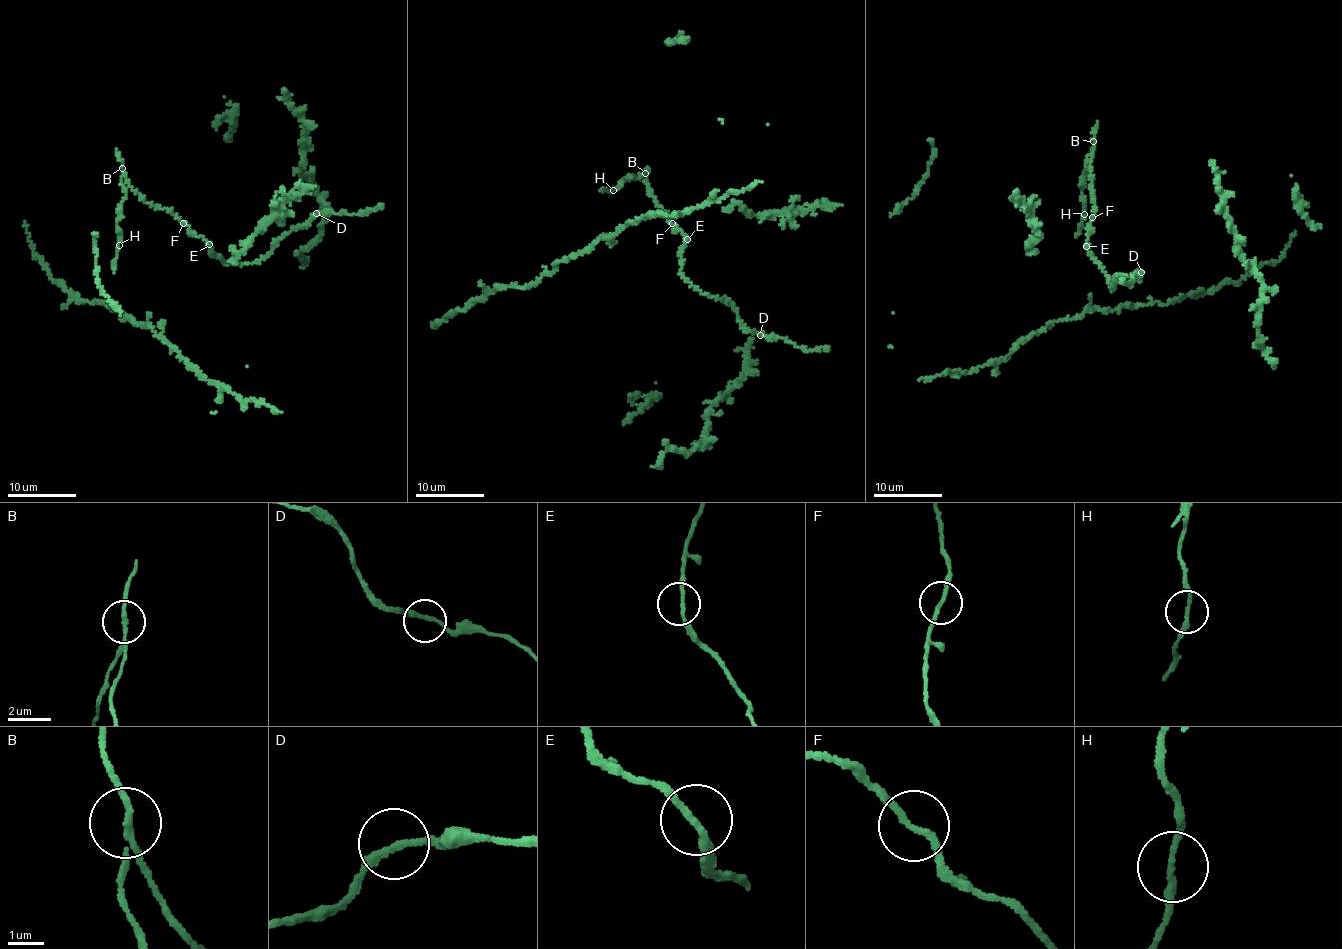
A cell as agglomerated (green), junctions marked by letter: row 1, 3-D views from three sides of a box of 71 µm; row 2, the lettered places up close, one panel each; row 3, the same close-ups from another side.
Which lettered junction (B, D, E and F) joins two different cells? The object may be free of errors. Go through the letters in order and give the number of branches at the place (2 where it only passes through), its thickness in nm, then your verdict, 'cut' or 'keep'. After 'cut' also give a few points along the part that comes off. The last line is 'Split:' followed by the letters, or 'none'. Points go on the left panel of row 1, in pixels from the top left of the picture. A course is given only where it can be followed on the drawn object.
B: 2 branches meet; 170 nm thick; cut; foreign part runs (122, 167), (125, 194), (123, 214), (117, 219), (120, 241), (114, 272)
D: 2 branches meet; 200 nm thick; keep
E: 2 branches meet; 170 nm thick; keep
F: 2 branches meet; 180 nm thick; keep
Split: B

